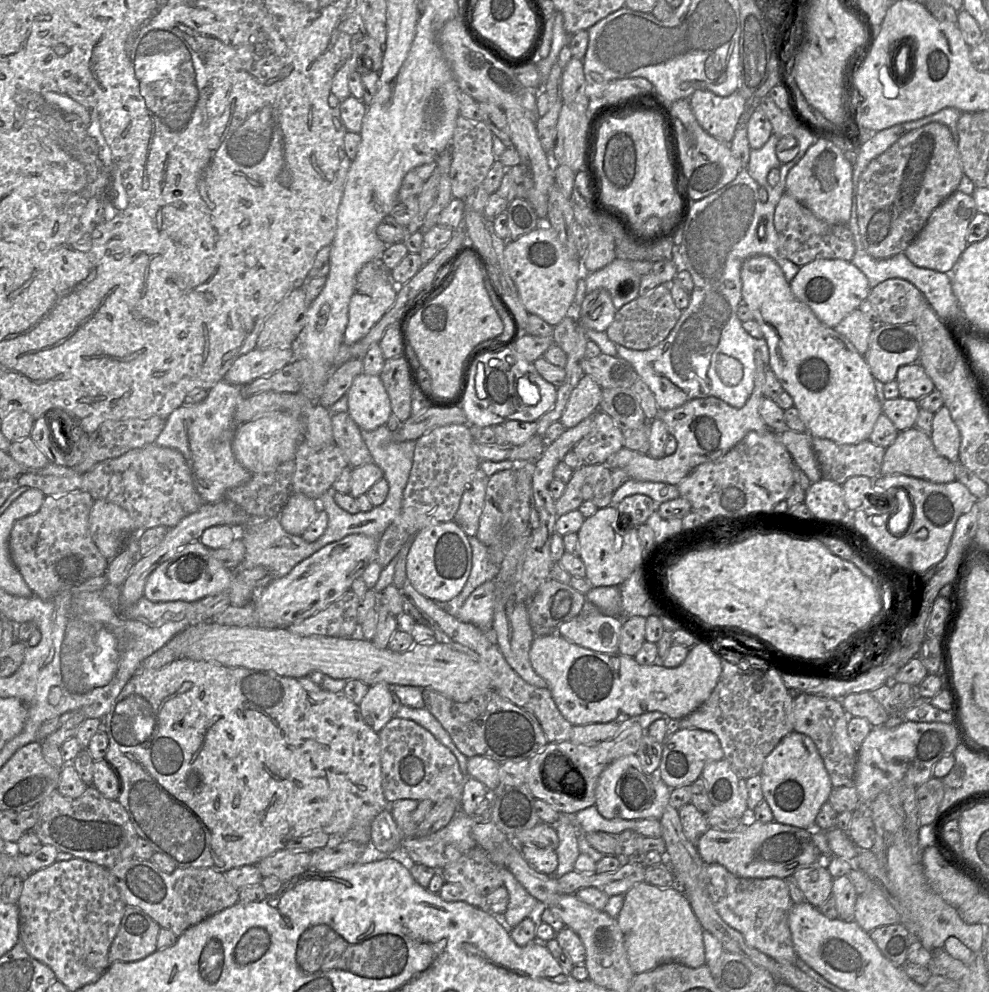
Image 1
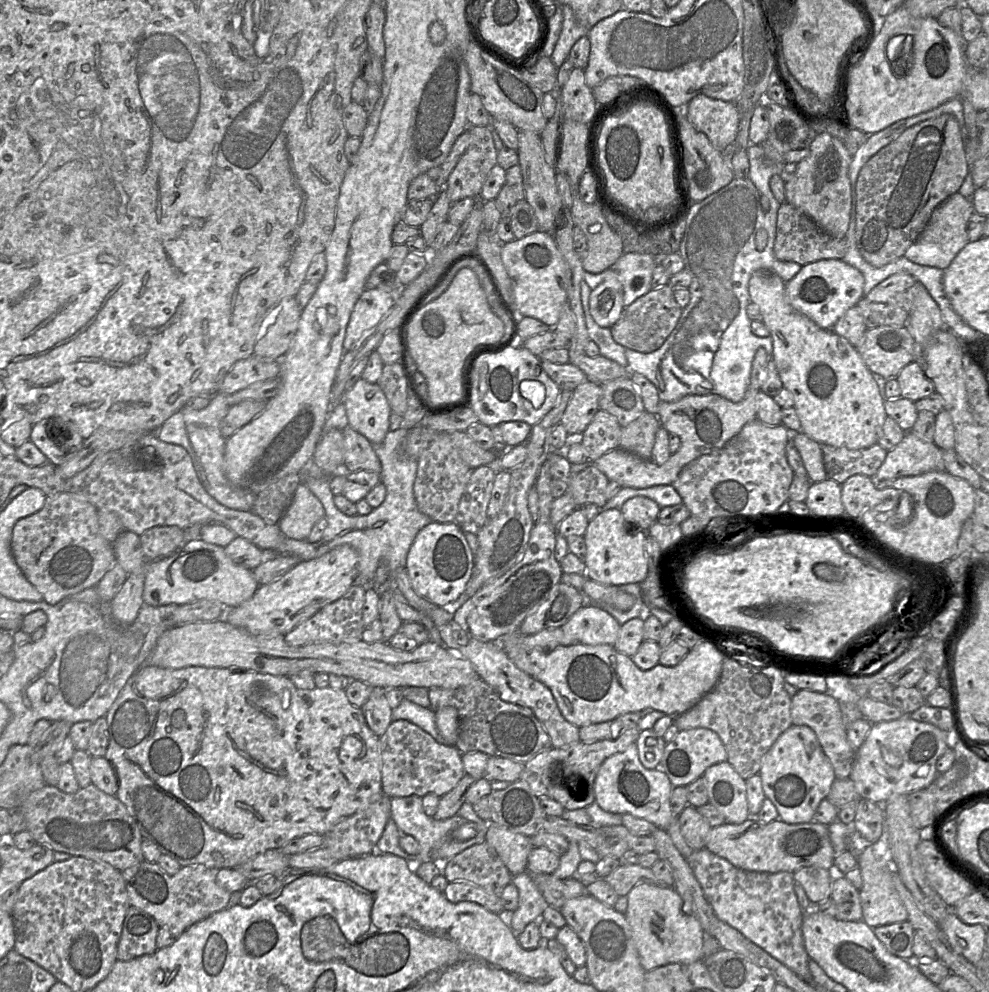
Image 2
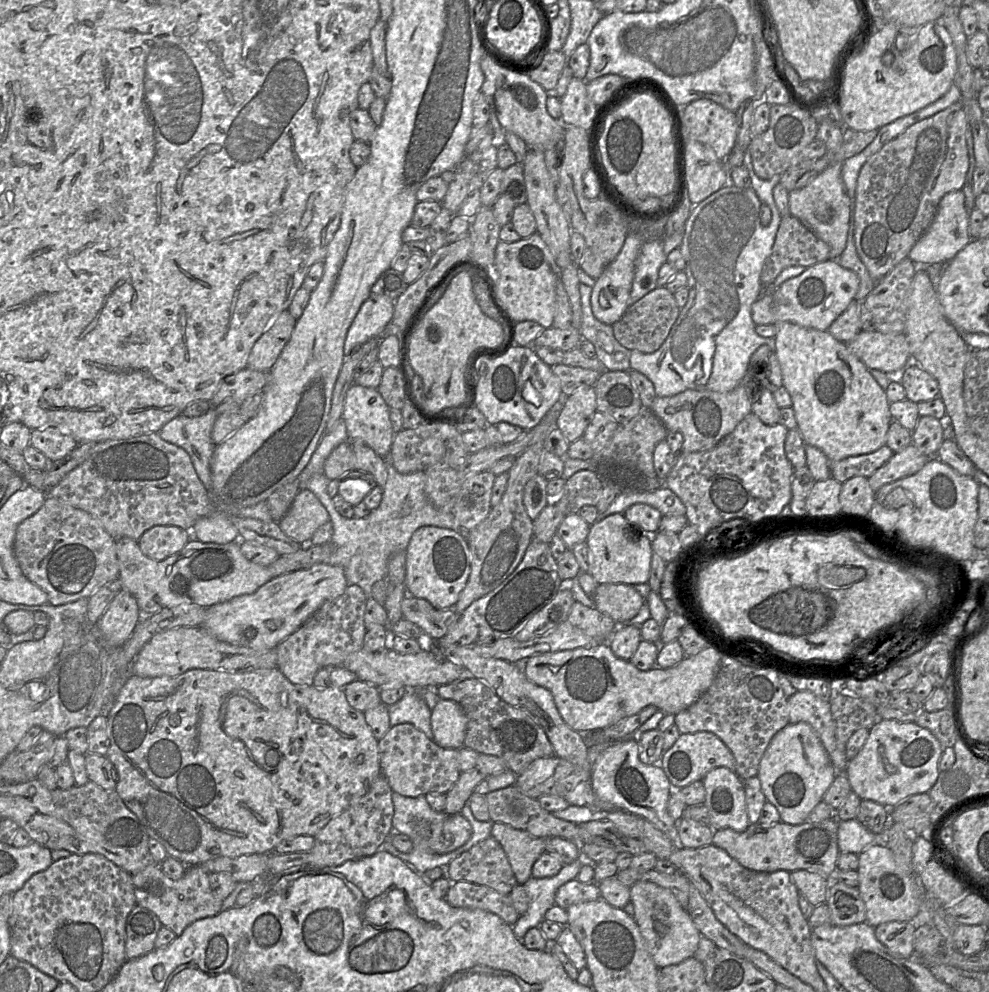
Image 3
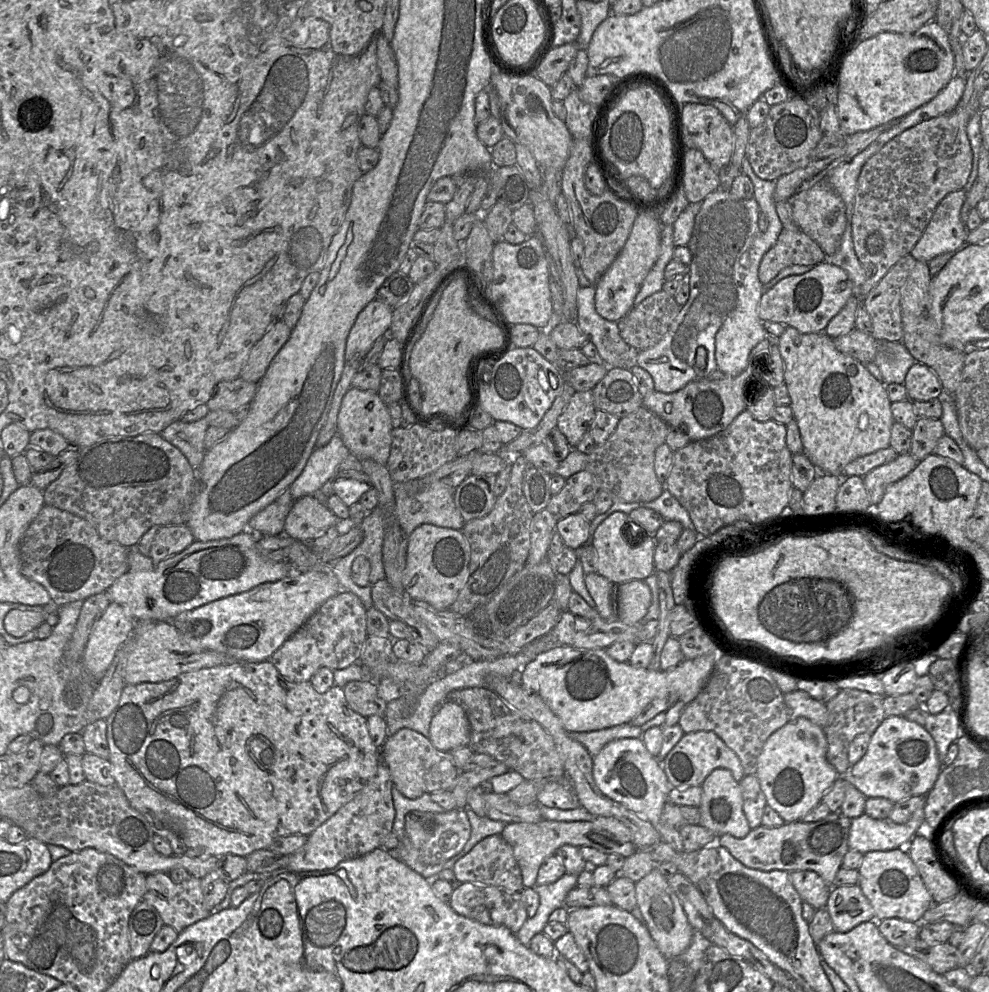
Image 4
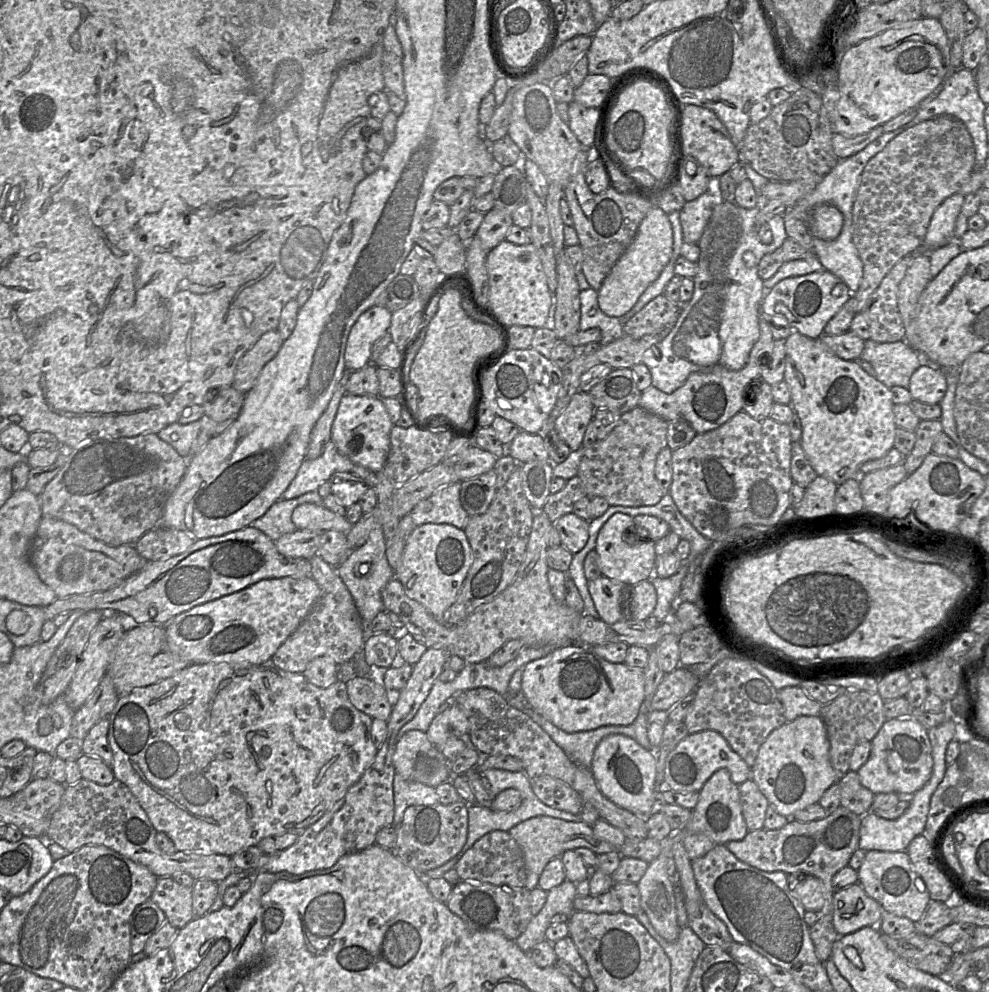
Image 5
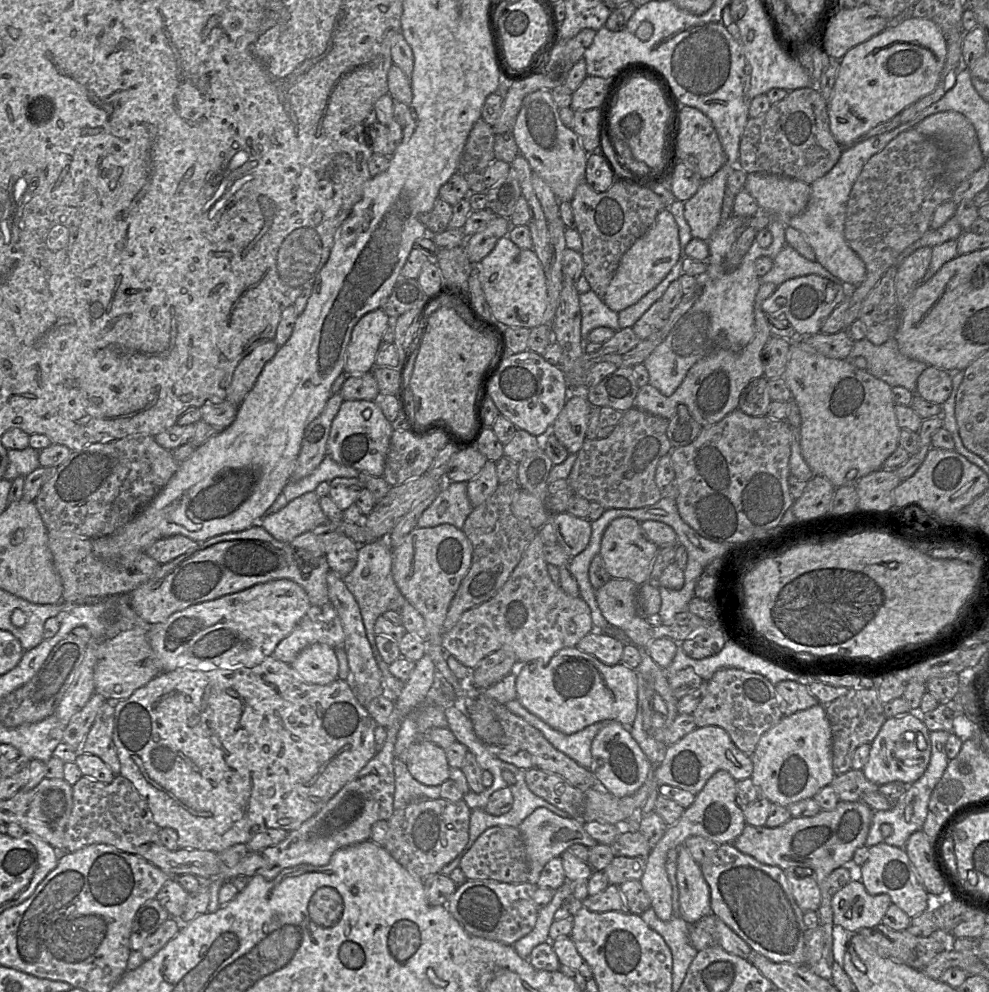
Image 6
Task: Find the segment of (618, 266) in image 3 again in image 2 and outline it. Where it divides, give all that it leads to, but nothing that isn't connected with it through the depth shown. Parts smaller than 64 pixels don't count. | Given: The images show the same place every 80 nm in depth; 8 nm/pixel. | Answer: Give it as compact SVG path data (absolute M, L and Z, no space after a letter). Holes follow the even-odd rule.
M617 277L606 279L591 291L589 311L600 327L611 328L623 309L623 286Z

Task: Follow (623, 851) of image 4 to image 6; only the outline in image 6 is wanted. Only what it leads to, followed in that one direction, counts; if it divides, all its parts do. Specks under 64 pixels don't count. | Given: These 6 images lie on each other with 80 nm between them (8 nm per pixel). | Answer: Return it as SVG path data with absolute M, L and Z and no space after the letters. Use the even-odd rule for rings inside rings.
M537 808L518 826L525 843L529 861L528 882L536 885L544 866L554 857L560 857L570 846L582 844L591 848L598 844L584 829L581 819L562 818L546 808Z

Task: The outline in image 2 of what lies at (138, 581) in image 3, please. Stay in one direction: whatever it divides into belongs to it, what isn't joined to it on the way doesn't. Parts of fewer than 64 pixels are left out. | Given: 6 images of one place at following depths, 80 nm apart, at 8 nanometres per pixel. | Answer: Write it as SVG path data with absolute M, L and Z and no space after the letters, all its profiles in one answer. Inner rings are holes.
M123 531L113 543L116 562L127 572L145 573L143 600L152 606L167 604L188 604L199 600L217 600L225 608L239 606L249 600L257 591L260 584L255 579L252 570L234 563L225 553L224 547L206 543L201 539L185 543L176 553L169 557L150 561L144 555L140 536L132 531Z

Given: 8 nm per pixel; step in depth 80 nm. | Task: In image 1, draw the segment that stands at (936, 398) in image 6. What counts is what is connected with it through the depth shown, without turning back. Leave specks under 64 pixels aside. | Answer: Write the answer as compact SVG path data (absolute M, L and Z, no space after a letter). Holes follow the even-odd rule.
M920 363L901 366L896 375L900 397L918 401L930 394L935 386Z

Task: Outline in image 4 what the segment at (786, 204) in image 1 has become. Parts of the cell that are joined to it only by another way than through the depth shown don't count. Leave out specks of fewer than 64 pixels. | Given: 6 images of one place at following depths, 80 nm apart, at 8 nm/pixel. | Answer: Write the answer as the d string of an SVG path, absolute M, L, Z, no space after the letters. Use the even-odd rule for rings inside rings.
M783 228L775 245L762 258L758 270L765 285L784 268L792 265L817 265L825 260L822 248L802 230Z

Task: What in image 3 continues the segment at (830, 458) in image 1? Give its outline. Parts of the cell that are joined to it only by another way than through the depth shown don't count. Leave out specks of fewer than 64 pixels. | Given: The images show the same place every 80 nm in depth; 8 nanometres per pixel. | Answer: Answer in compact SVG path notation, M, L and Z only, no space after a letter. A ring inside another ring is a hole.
M886 445L875 452L859 456L852 456L840 461L830 462L831 477L840 483L856 476L869 478L882 467L894 452Z

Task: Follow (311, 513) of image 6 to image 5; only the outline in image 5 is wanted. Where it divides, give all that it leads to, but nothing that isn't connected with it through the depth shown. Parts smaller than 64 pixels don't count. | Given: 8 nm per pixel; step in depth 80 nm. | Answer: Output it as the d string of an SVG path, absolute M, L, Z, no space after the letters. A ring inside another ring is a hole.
M316 490L293 499L279 499L261 517L253 521L250 526L262 531L270 539L276 541L282 535L297 530L292 522L291 515L294 508L303 503L321 505L322 498Z

